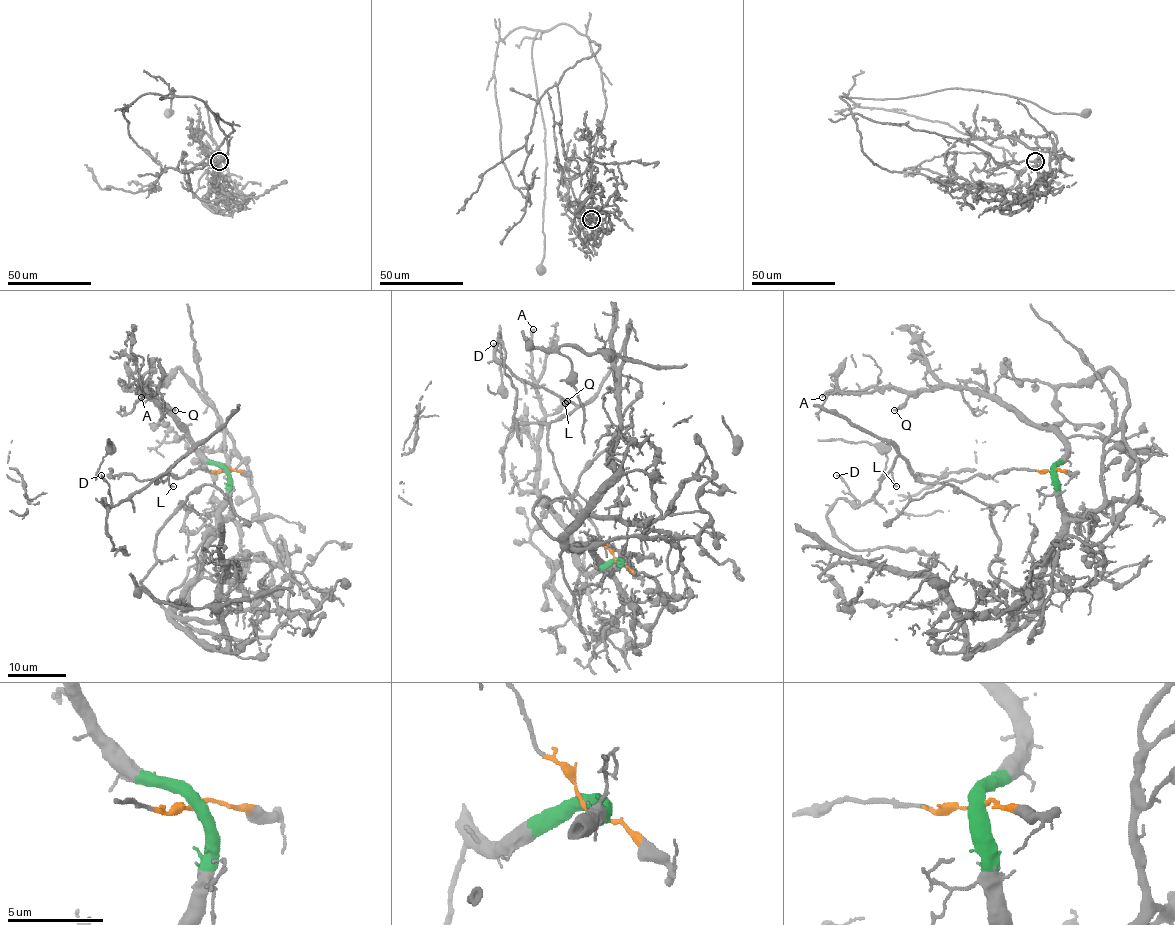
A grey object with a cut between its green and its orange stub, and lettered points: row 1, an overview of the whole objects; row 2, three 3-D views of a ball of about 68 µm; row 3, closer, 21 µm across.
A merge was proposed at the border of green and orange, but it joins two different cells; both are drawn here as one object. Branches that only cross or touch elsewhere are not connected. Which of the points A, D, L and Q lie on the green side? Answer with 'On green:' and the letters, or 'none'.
On green: A, Q

